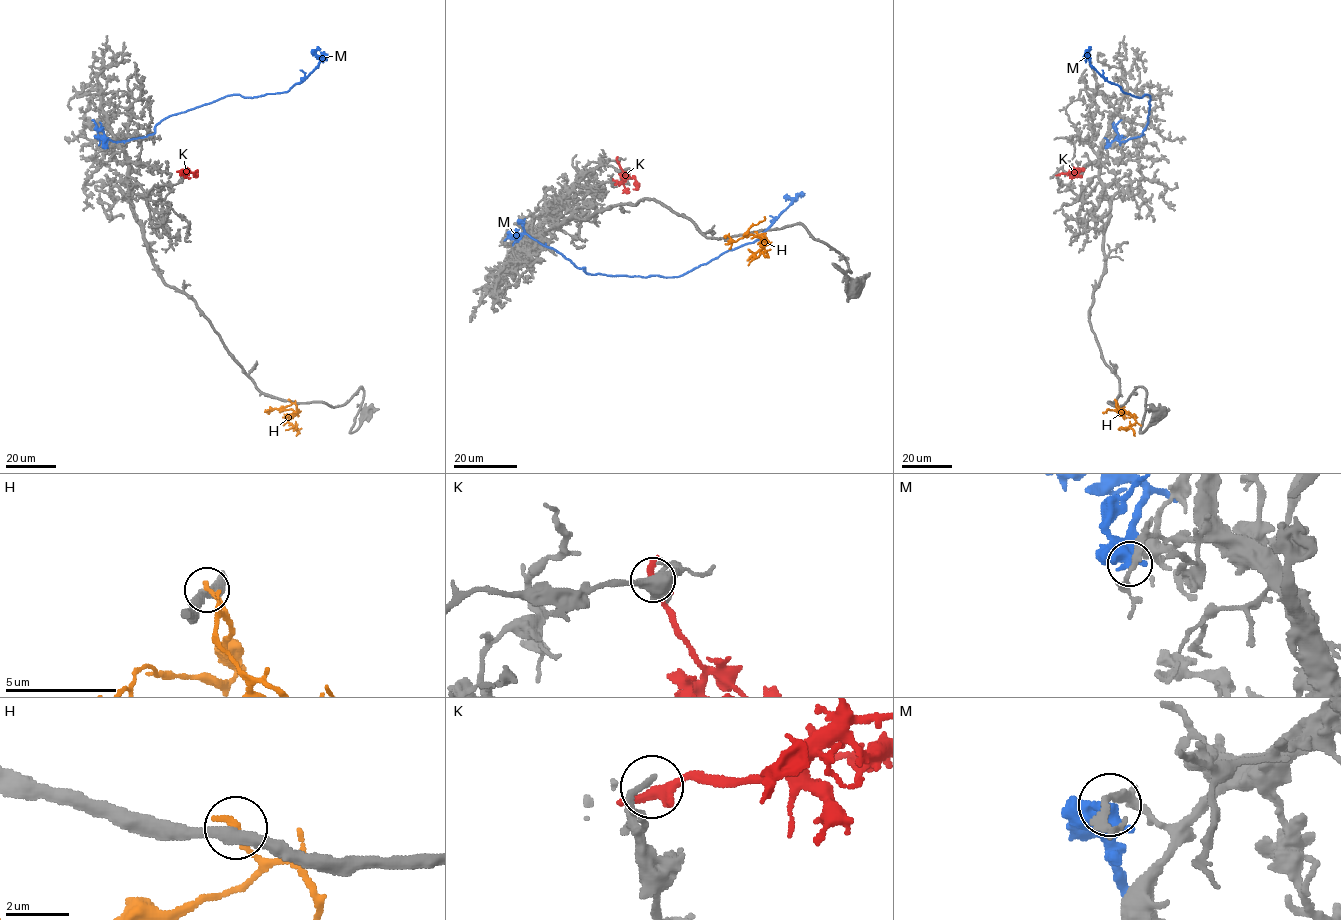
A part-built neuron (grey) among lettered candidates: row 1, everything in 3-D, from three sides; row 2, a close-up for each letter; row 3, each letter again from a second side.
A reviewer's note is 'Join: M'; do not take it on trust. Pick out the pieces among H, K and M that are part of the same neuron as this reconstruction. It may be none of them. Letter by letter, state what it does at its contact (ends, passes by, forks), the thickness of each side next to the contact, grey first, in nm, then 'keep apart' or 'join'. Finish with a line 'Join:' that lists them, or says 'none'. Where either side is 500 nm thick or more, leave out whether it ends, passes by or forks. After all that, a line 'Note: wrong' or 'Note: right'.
H: it ends there; 360 nm thick on the grey side, 260 nm on the other; keep apart
K: it ends there; 220 nm thick on the grey side, 460 nm on the other; keep apart
M: 280 nm thick on the grey side, 600 nm on the other; keep apart
Join: none
Note: wrong

